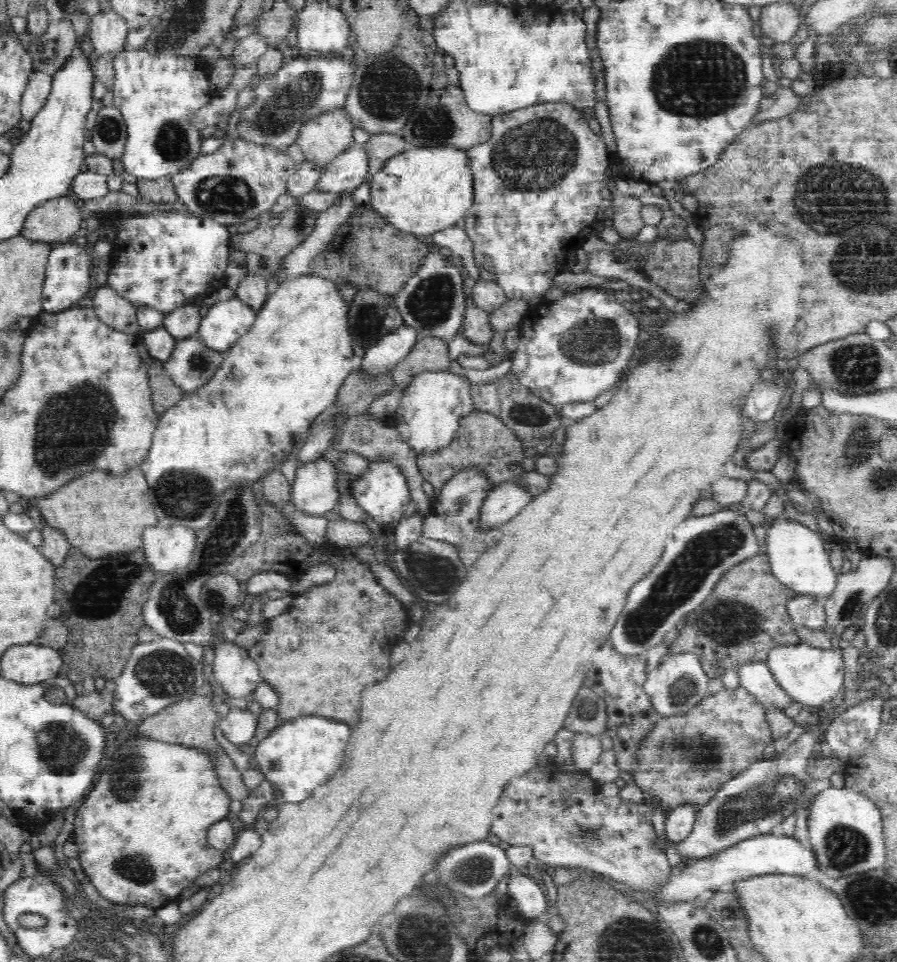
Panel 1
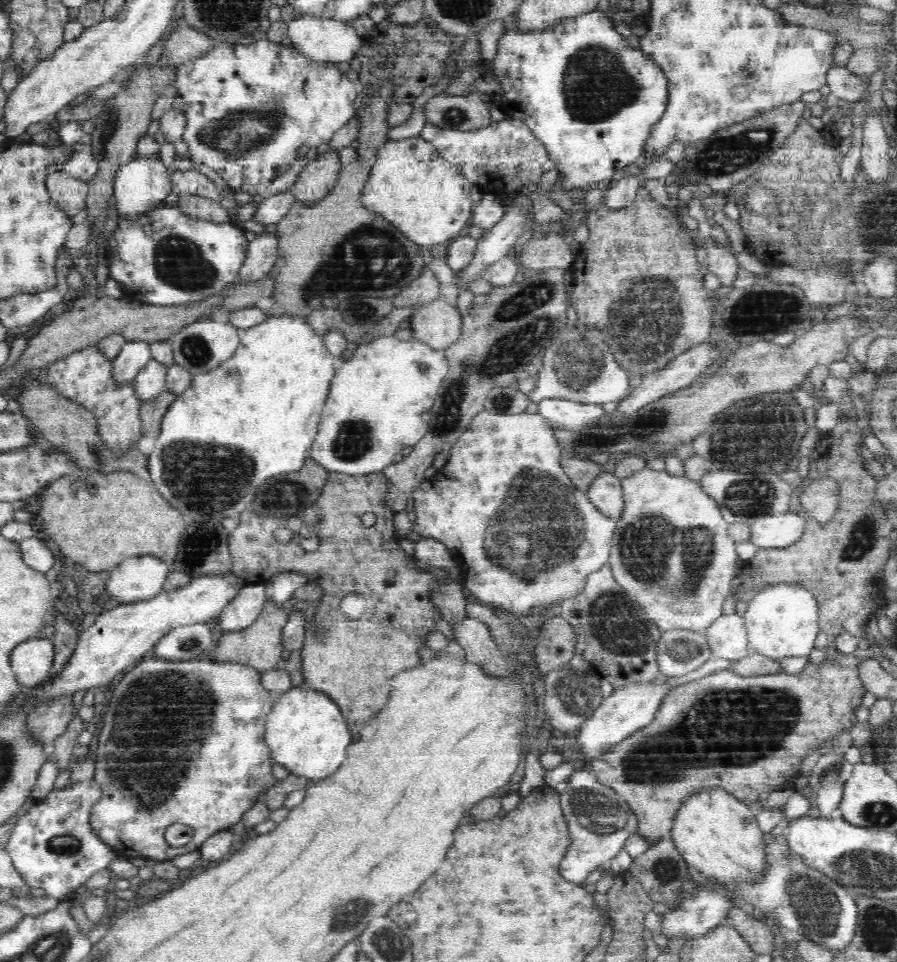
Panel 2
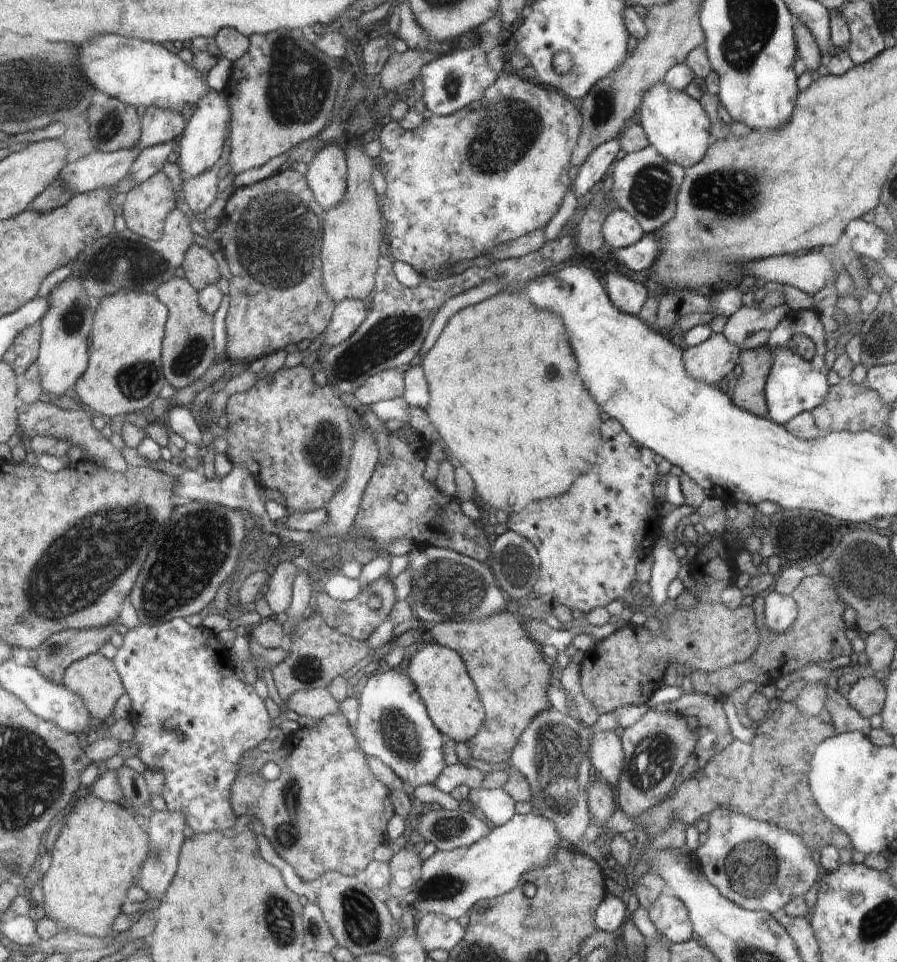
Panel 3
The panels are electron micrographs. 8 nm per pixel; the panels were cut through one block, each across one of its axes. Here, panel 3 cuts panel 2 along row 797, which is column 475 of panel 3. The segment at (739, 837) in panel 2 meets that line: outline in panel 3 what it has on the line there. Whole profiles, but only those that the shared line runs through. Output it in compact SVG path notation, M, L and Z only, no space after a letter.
M426 644L411 656L411 660L403 665L414 686L418 688L418 694L425 700L425 706L428 708L428 715L448 738L455 742L470 742L485 726L485 706L481 700L481 694L473 682L472 676L468 672L465 660L455 650L450 650L443 644Z

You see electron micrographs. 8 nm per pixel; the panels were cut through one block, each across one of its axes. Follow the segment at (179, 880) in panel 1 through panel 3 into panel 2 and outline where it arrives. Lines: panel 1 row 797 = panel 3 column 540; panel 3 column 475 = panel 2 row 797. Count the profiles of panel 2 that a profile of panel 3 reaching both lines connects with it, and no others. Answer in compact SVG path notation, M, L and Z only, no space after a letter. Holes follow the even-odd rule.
M207 655L185 661L166 660L153 656L150 657L150 660L138 662L135 666L136 668L130 667L132 668L130 672L124 673L124 678L121 678L122 682L116 686L110 708L104 716L102 732L98 736L93 778L101 785L102 798L92 808L92 827L103 841L113 847L116 858L120 855L123 858L143 857L157 861L169 861L174 856L199 849L202 843L205 843L216 832L239 830L242 816L249 812L250 808L258 801L260 792L264 792L277 783L277 777L272 772L271 752L265 743L266 716L273 708L272 698L270 698L269 689L266 689L262 684L262 672L245 662L213 661ZM174 822L182 822L182 824L194 828L194 836L189 843L171 846L166 842L164 832Z

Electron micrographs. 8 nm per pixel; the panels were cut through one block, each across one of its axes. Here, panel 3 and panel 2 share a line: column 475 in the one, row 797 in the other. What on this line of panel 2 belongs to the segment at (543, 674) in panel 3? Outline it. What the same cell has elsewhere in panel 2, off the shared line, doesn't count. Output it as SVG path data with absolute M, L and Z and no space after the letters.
M840 651L830 654L826 658L824 666L814 666L814 664L807 663L803 670L795 676L791 676L783 670L779 673L752 676L734 674L730 668L718 670L703 678L700 677L695 681L674 687L670 694L666 696L661 707L658 708L654 720L645 728L634 732L634 735L626 738L622 743L614 745L612 750L593 758L591 761L592 771L597 773L596 779L598 779L598 782L610 785L610 788L613 788L627 802L631 811L638 818L637 833L646 838L652 845L655 845L662 838L668 836L675 812L679 809L679 805L682 804L683 798L698 789L702 789L703 786L722 784L721 787L726 789L726 792L734 795L748 806L758 801L758 796L762 792L771 793L791 786L792 780L800 775L800 764L802 764L802 760L804 760L808 752L820 749L827 741L838 737L842 732L849 732L849 730L851 731L852 728L857 726L859 721L854 710L862 704L862 698L864 698L866 692L867 690L861 678L858 676L858 660L854 658L853 653L846 654Z

